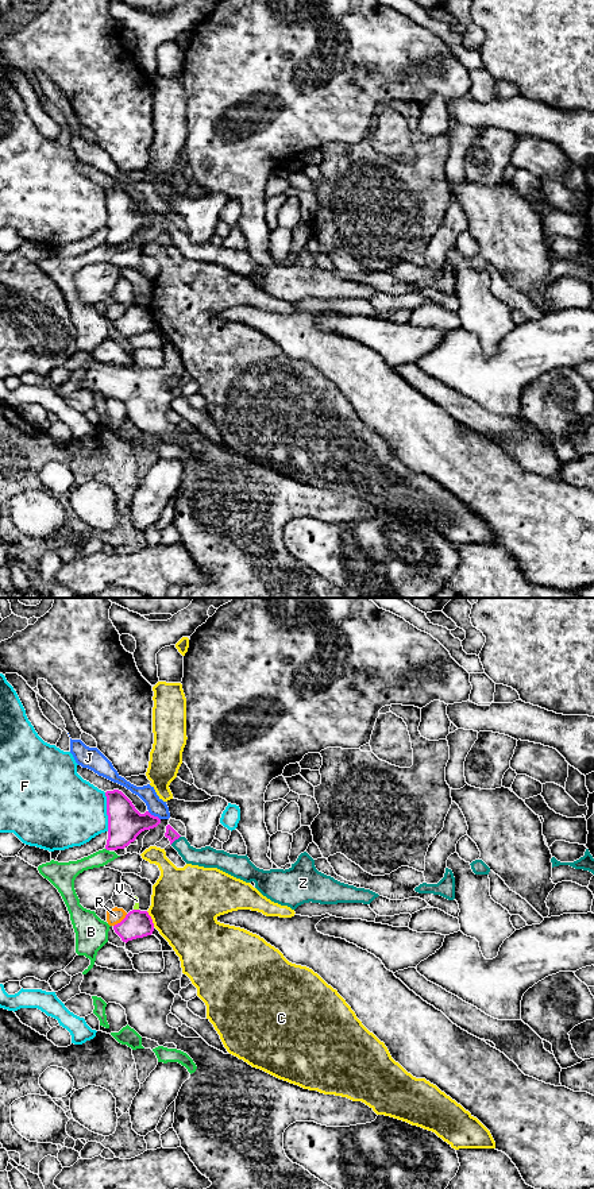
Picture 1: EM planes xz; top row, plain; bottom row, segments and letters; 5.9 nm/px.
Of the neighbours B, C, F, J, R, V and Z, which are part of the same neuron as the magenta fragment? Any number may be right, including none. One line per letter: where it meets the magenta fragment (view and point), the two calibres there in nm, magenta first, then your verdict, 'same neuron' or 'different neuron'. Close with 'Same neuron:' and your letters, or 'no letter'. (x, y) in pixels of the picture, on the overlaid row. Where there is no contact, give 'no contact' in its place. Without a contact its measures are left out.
B: meets magenta in xz at (107, 849); 200 nm thick on the magenta side, 100 nm on the other; different neuron
C: meets magenta in xz at (151, 919); 160 nm thick on the magenta side, 420 nm on the other; different neuron
F: meets magenta in xz at (107, 811); 200 nm thick on the magenta side, 440 nm on the other; different neuron
J: meets magenta in xz at (153, 815); 200 nm thick on the magenta side, 110 nm on the other; different neuron
R: meets magenta in xz at (122, 921); 160 nm thick on the magenta side, 90 nm on the other; different neuron
V: meets magenta in xz at (137, 910); 160 nm thick on the magenta side, 30 nm on the other; different neuron
Z: meets magenta in xz at (174, 840); 70 nm thick on the magenta side, 130 nm on the other; same neuron
Same neuron: Z

